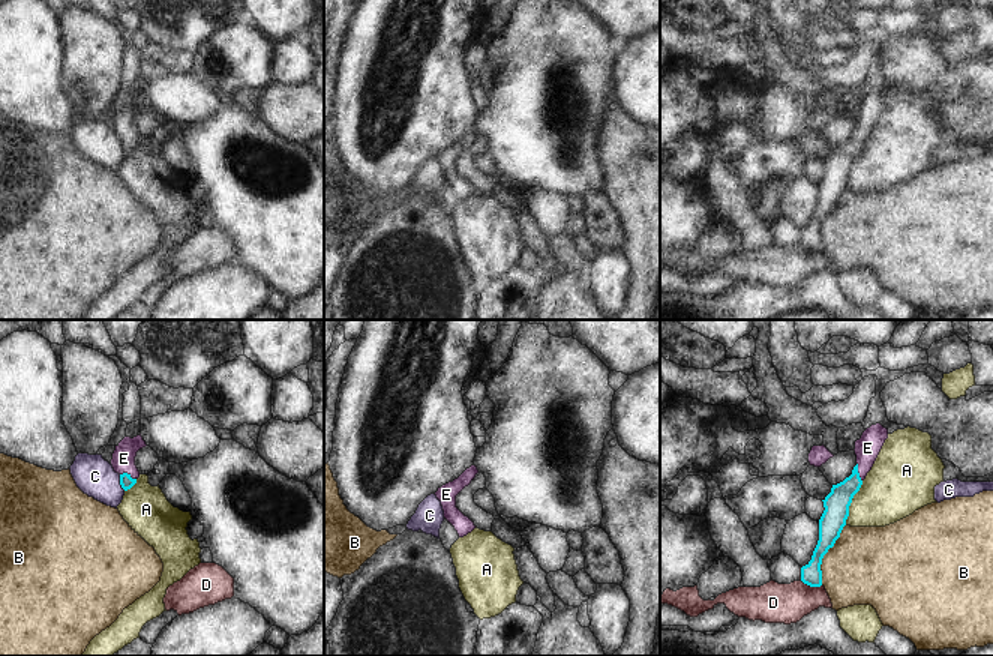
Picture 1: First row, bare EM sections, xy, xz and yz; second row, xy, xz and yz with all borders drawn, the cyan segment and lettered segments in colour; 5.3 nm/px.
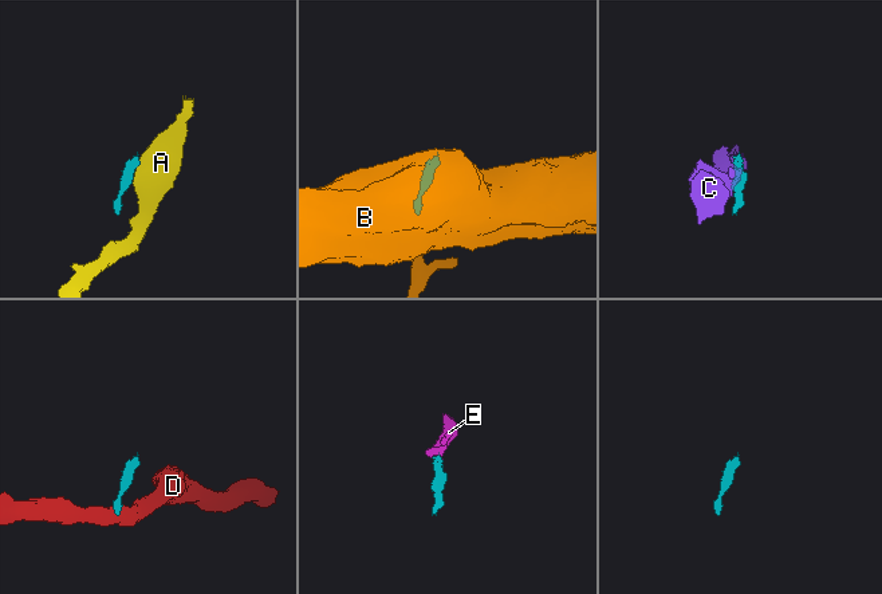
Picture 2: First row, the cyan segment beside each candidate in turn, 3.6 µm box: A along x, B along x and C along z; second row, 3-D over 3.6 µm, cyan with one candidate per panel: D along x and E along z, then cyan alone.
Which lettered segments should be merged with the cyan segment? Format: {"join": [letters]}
{"join": ["E"]}

